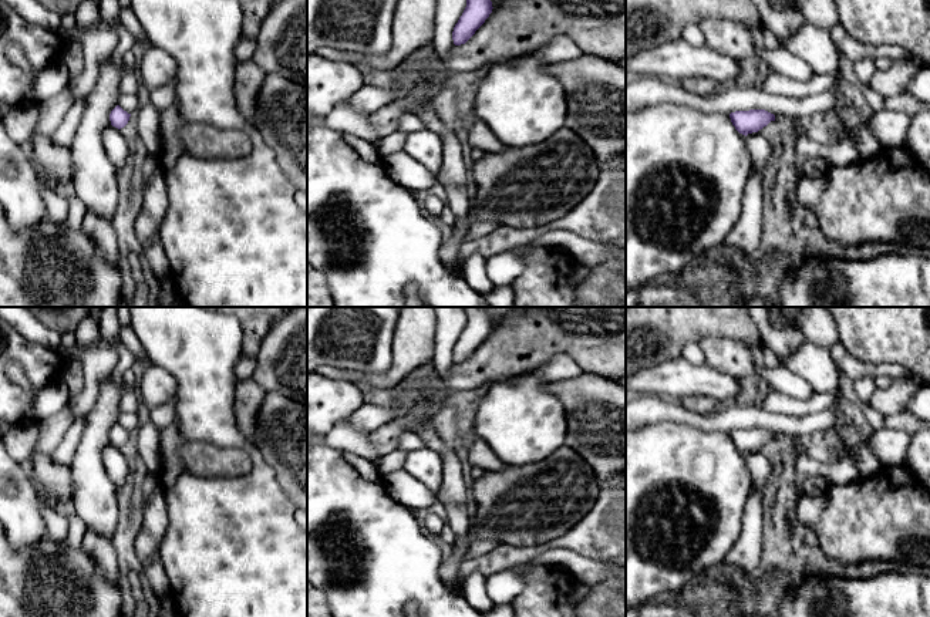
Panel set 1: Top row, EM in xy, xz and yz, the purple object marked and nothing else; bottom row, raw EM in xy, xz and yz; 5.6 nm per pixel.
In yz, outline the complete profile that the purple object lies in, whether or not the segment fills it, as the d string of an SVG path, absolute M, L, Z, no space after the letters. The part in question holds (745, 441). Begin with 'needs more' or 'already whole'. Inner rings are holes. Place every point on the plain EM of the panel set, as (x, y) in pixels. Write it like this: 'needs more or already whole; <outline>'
already whole; M765 428L735 429L729 432L729 436L735 448L745 455L775 439L775 434Z

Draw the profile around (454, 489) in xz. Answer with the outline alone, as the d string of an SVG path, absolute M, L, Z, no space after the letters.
M424 424L417 434L422 438L427 448L437 451L442 459L442 483L437 492L441 503L455 503L459 508L469 508L471 495L465 483L465 463L459 459L455 449L447 449L441 436Z

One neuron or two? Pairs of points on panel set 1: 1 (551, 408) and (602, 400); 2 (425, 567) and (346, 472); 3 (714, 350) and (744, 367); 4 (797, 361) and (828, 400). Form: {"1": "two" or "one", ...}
{"1": "two", "2": "one", "3": "one", "4": "two"}

